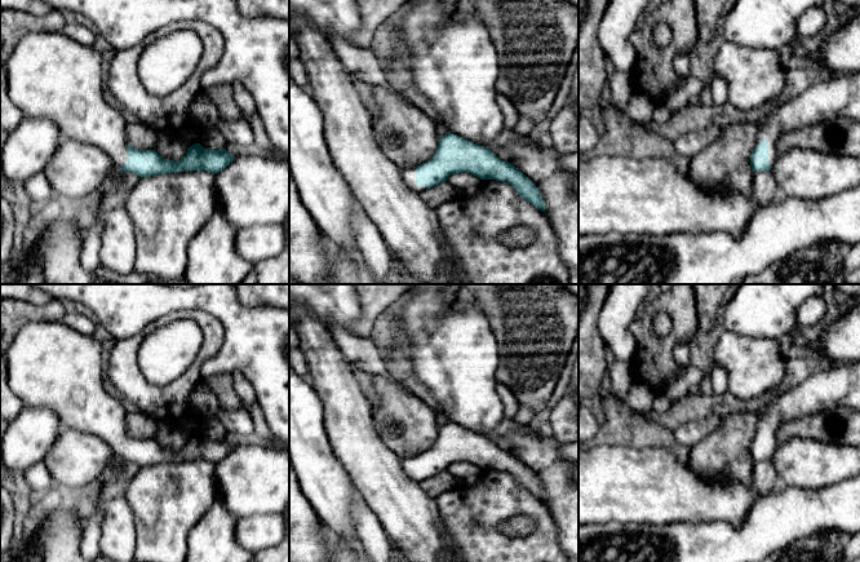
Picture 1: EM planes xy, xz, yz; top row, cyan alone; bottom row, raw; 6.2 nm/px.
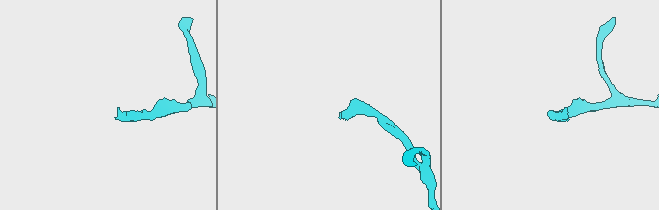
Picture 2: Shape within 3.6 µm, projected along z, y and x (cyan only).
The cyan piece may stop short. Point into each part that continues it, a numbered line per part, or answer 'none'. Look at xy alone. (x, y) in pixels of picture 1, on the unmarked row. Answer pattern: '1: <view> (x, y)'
1: xy (52, 366)

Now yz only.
1: yz (839, 385)

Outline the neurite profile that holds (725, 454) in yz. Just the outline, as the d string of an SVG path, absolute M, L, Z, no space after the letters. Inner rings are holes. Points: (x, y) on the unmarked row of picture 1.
M753 411L731 413L702 441L691 447L688 466L699 475L724 482L753 482L750 444L755 437L757 415Z

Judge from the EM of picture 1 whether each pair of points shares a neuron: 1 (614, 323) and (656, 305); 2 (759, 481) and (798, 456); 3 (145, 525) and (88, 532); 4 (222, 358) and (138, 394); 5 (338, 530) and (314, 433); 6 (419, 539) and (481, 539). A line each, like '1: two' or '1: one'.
1: two
2: two
3: two
4: two
5: one
6: two

